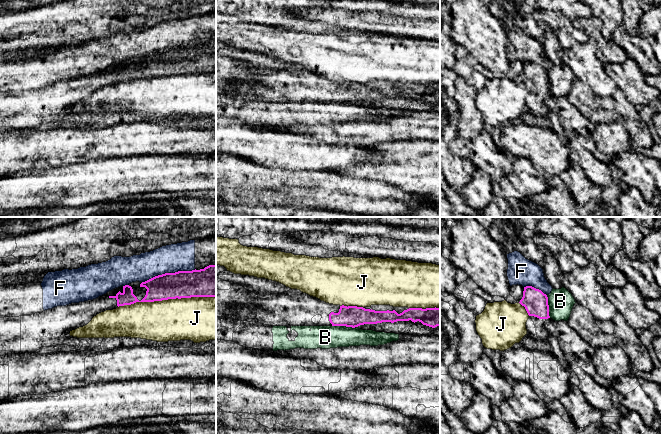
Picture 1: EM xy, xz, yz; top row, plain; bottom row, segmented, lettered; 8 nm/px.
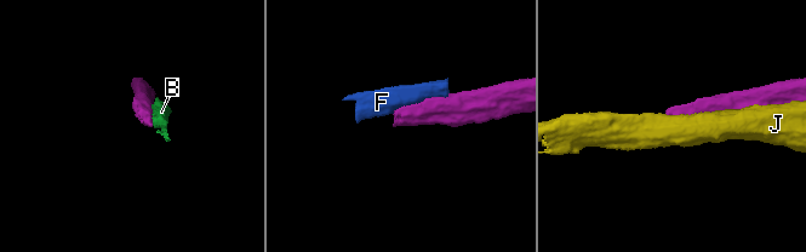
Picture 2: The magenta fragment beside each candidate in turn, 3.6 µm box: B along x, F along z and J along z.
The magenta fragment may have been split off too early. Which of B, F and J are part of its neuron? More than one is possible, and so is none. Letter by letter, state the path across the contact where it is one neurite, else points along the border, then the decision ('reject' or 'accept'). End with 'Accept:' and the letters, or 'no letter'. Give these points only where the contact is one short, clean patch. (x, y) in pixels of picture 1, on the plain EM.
B: reject
F: reject
J: reject
Accept: no letter

